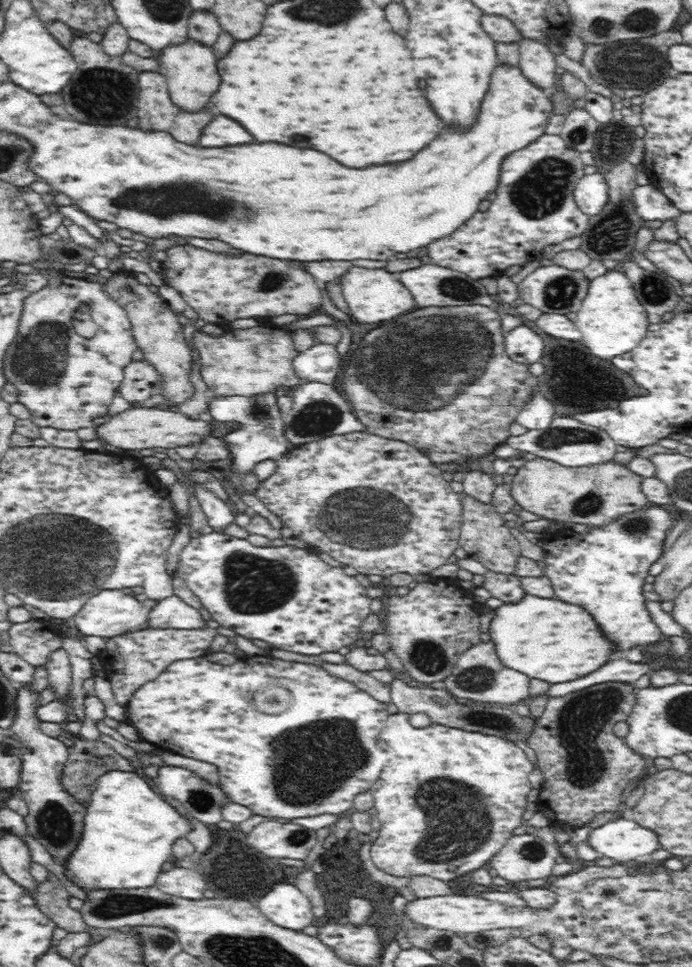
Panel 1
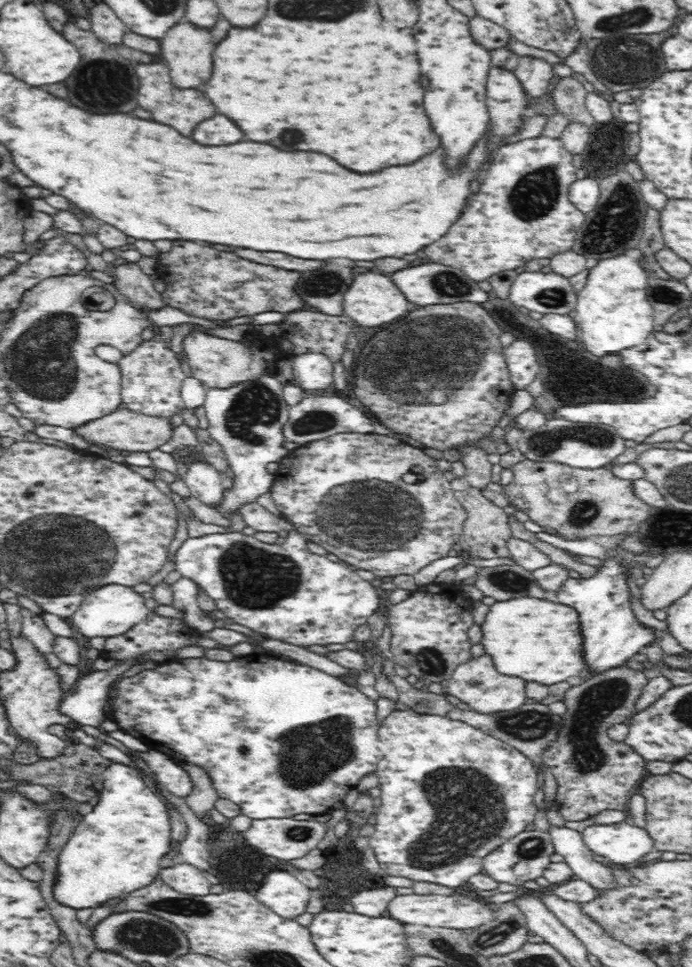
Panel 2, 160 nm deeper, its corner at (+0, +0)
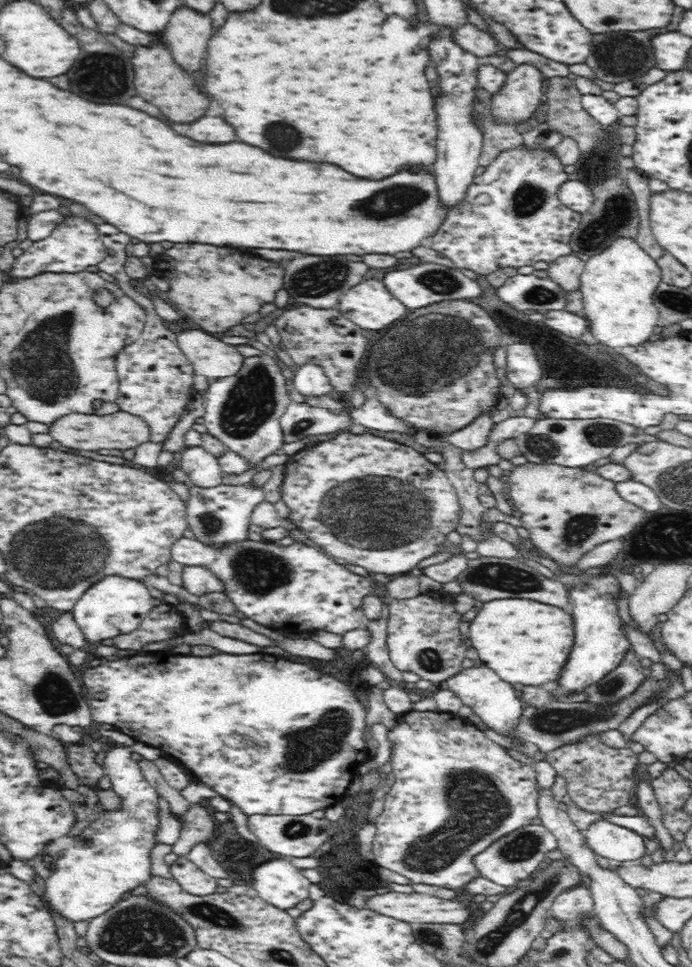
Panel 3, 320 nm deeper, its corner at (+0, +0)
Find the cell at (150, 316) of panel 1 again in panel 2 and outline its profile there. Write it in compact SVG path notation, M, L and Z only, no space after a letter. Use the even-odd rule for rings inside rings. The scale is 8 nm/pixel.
M136 263L116 264L112 270L116 275L112 283L136 308L148 310L167 306L161 293L154 289L153 278L146 275Z

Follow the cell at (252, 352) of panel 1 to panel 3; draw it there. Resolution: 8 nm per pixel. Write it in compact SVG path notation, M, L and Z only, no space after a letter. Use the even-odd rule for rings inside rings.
M203 329L181 331L177 335L177 342L200 376L224 379L241 370L244 357L235 346L220 342Z

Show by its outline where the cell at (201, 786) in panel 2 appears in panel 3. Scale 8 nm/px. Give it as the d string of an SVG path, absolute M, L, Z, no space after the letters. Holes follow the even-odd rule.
M194 803L184 812L178 840L171 845L172 852L186 856L197 844L207 843L214 836L211 813L200 803Z

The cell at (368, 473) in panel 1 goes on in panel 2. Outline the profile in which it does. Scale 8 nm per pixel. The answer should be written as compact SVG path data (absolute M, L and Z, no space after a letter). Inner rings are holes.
M349 432L332 435L322 440L315 440L290 452L280 462L279 471L276 473L275 479L276 482L274 482L271 489L272 498L281 510L282 516L296 526L296 531L300 531L306 537L306 540L320 544L333 559L337 559L344 564L352 564L352 566L356 566L360 570L370 570L379 578L383 576L414 575L420 568L424 568L426 564L448 556L448 552L452 550L452 545L458 543L458 538L462 534L462 526L467 516L465 508L454 498L455 493L453 492L452 482L446 480L444 474L436 465L436 459L426 455L422 449L403 443L394 436ZM412 466L422 466L422 473L419 475L418 482L406 484L402 480L402 476L406 472L410 472Z

